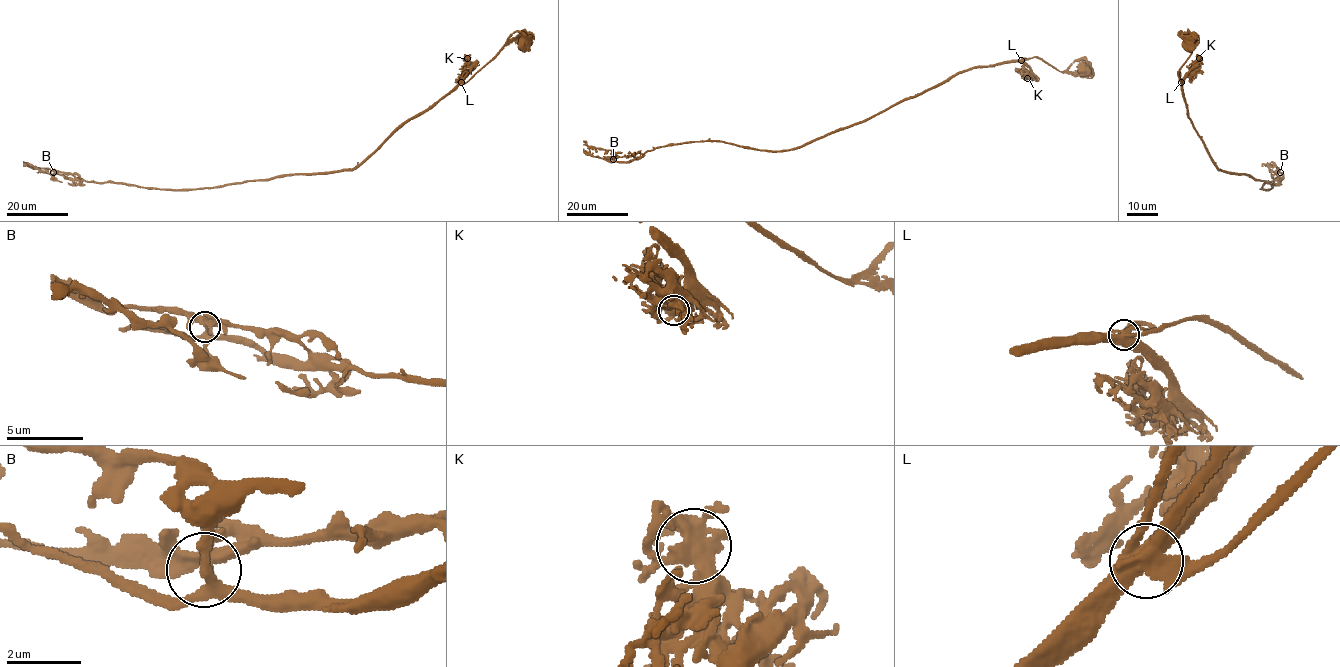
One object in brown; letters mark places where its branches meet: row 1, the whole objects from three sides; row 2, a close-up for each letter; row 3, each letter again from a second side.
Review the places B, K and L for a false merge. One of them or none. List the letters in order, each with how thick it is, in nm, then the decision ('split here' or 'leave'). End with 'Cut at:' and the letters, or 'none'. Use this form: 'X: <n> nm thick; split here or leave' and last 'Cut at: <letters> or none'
B: 320 nm thick; leave
K: 440 nm thick; leave
L: 480 nm thick; leave
Cut at: none

